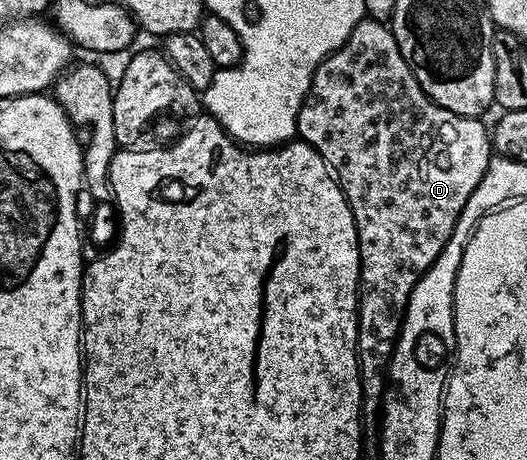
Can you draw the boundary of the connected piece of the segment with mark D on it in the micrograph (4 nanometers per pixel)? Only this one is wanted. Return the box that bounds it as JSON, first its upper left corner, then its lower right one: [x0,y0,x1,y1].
[298,17,493,441]

